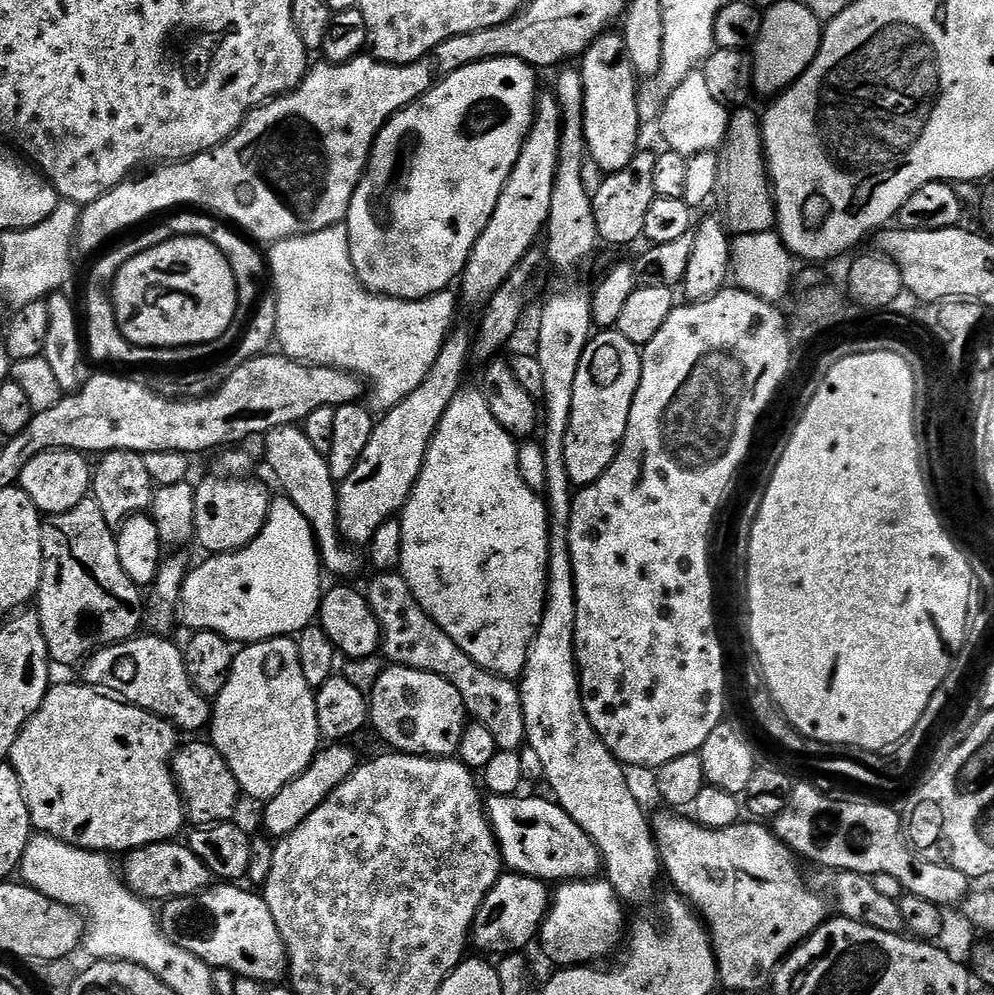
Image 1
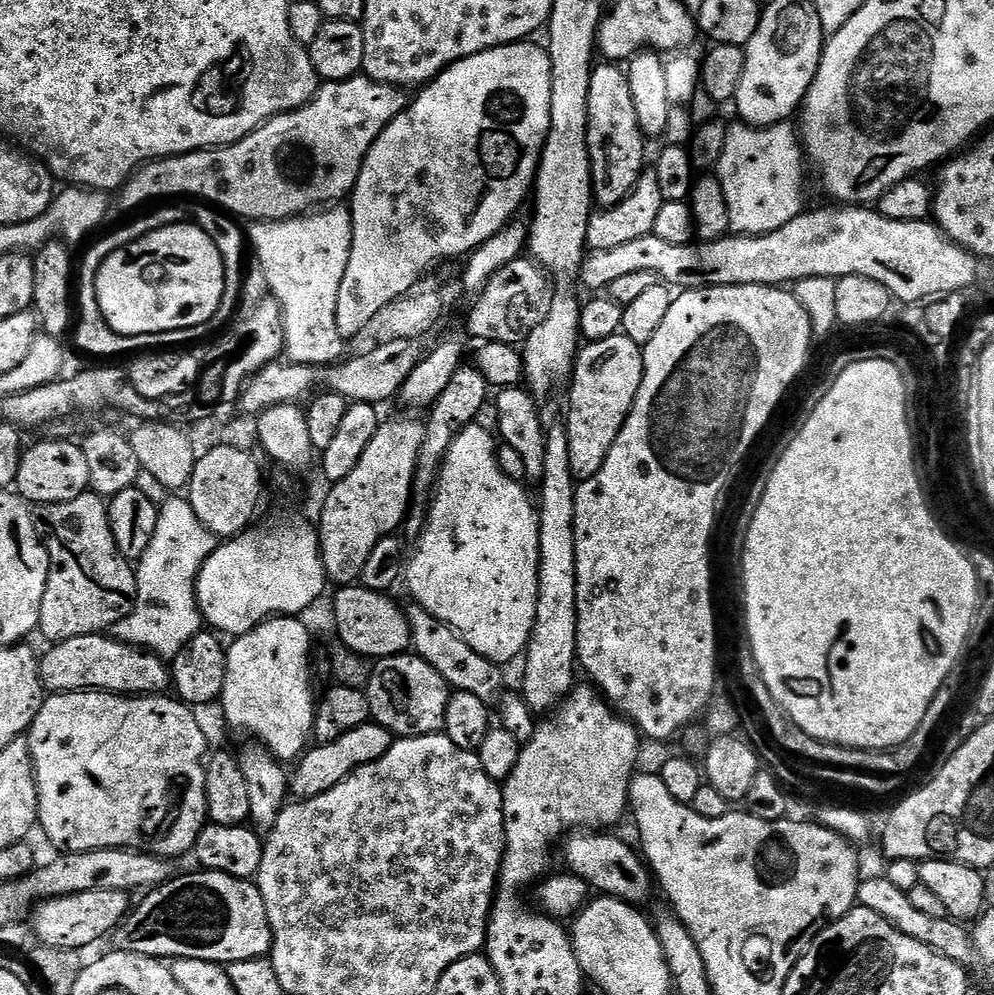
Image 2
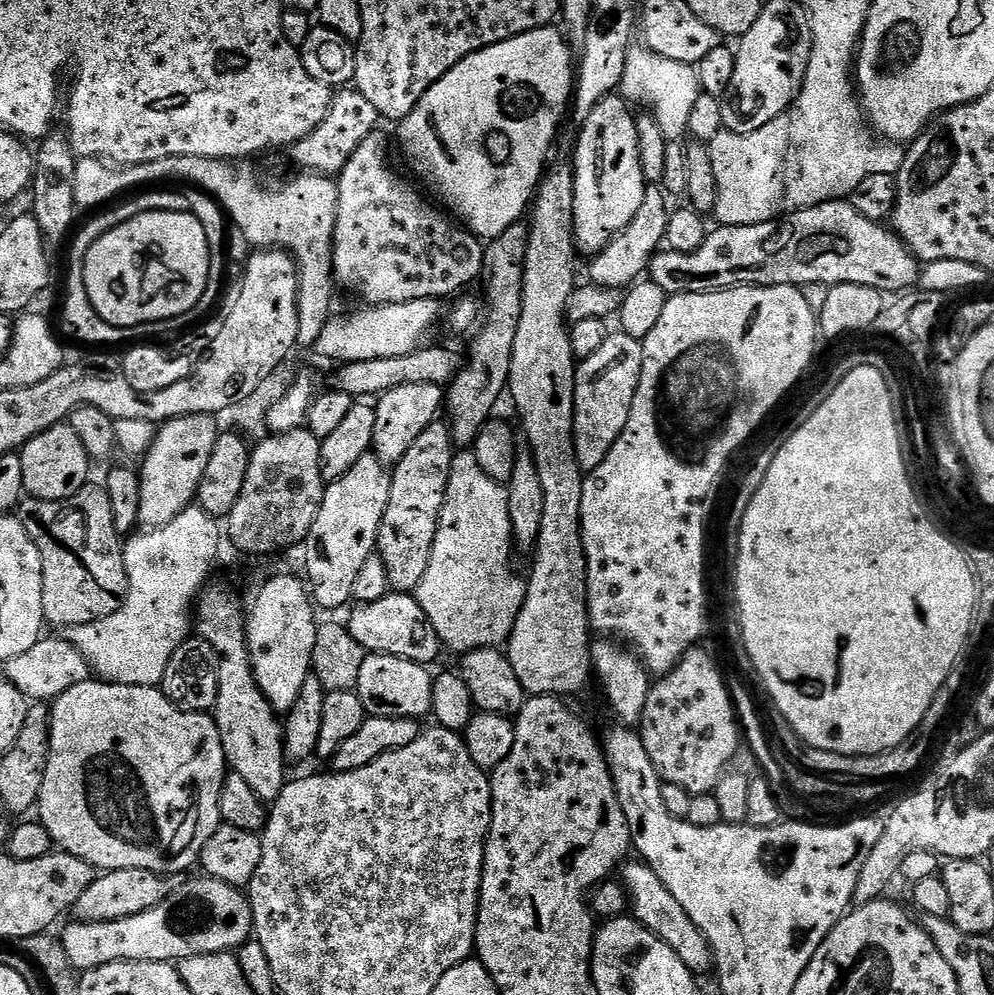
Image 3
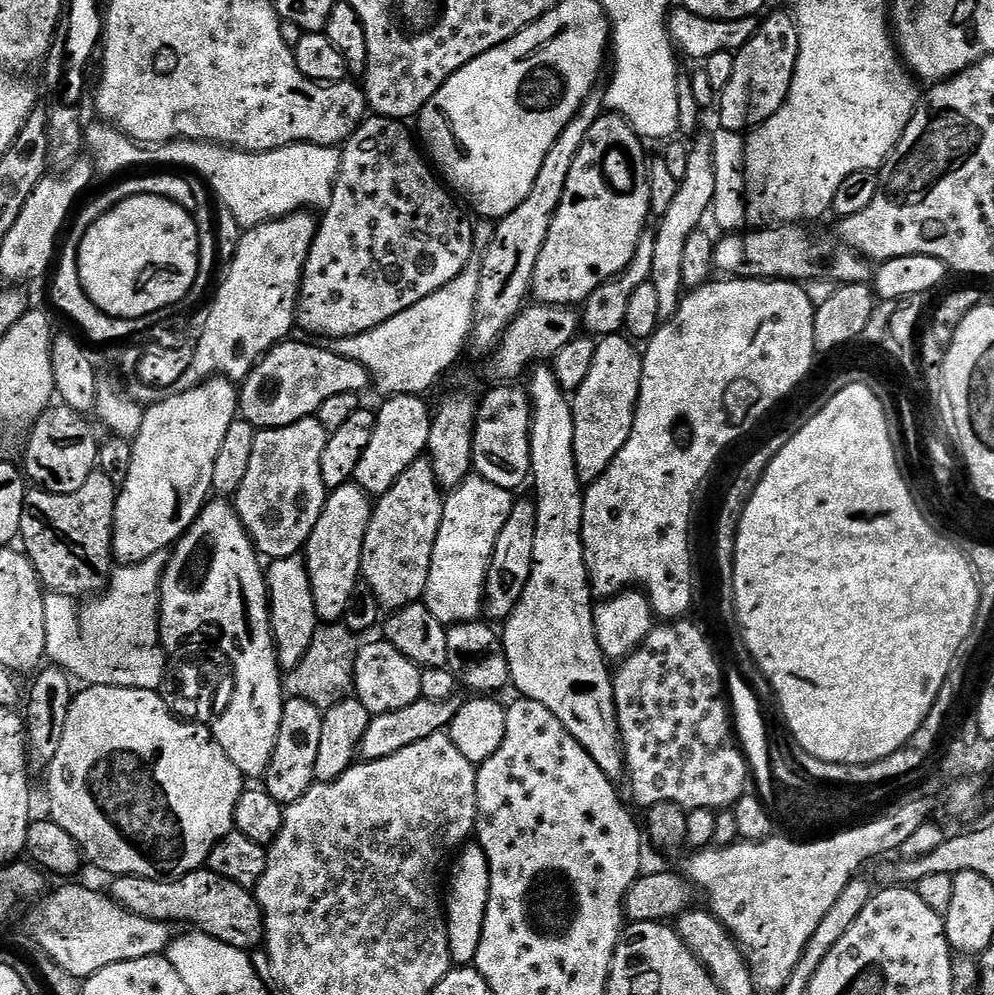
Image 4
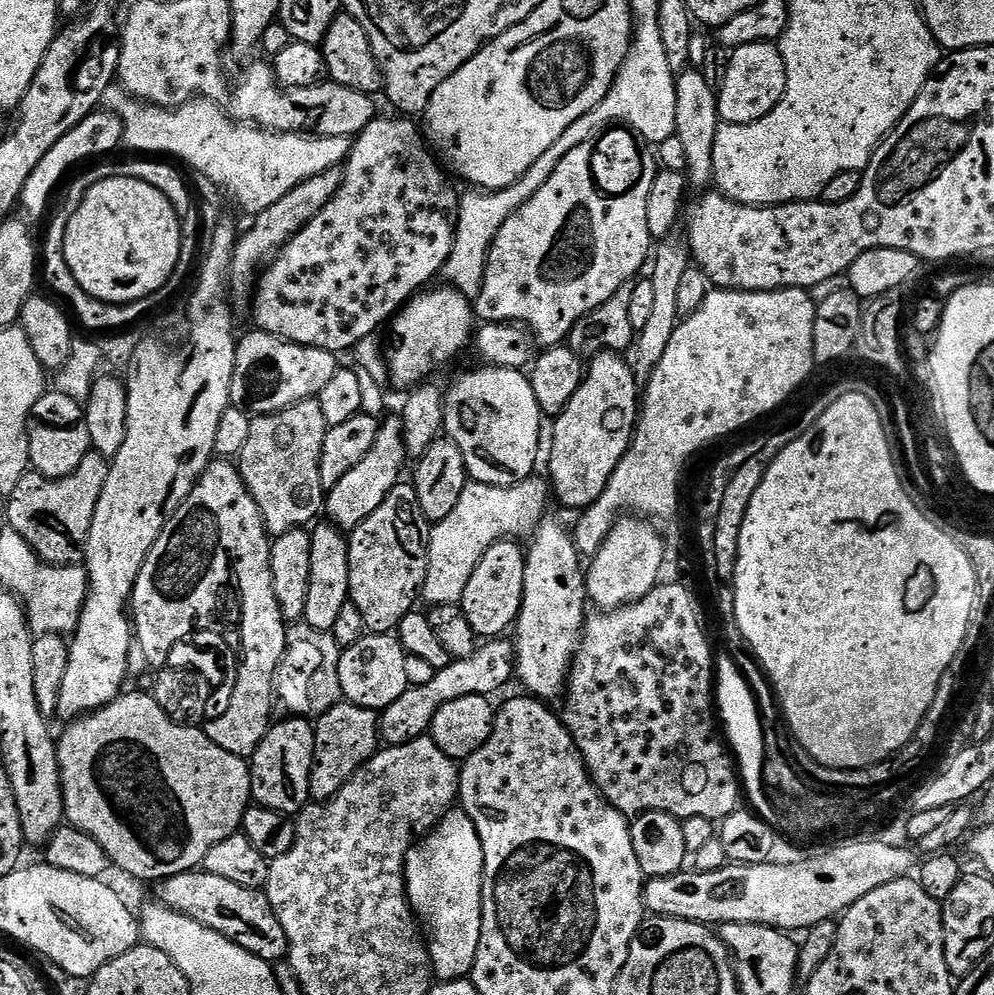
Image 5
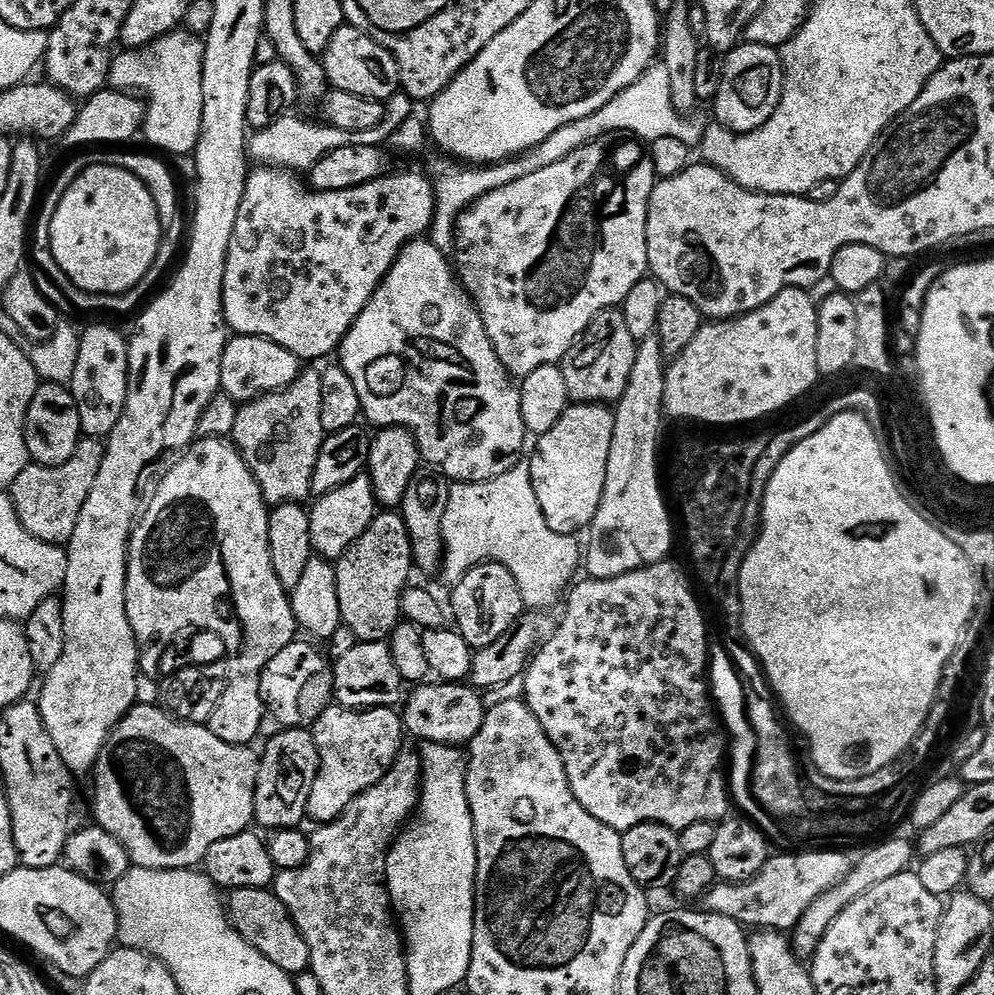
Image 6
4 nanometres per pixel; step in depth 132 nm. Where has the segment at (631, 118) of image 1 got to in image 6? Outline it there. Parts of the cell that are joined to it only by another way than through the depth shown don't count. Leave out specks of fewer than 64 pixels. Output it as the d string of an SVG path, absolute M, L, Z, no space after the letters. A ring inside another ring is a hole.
M613 134L582 146L582 150L574 150L570 158L554 162L554 166L546 166L534 174L526 174L526 178L518 178L518 182L510 182L510 186L502 186L502 190L492 190L490 194L475 200L460 215L454 229L454 253L457 254L454 264L458 269L458 280L476 304L486 326L486 334L509 376L523 378L534 374L538 366L560 364L565 354L576 345L580 335L590 326L590 322L594 322L598 314L623 305L626 294L630 294L630 290L634 290L634 286L638 286L638 282L649 275L646 222L657 179L649 145L631 134Z

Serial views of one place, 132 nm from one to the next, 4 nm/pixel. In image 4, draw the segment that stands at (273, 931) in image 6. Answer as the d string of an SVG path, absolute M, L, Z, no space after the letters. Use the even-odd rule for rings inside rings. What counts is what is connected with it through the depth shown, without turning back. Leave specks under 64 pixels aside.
M201 870L166 880L141 876L117 876L111 881L110 895L135 916L151 920L185 920L215 940L245 950L259 949L264 944L264 915L260 903L249 889L238 886L218 874Z

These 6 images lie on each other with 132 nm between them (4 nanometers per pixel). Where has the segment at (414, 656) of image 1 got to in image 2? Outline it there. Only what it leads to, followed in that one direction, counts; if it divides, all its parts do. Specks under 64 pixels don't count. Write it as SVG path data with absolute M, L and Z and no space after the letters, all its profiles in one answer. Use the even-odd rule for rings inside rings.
M411 603L405 609L405 616L411 628L413 651L423 658L428 665L434 667L438 674L451 689L472 693L486 702L495 701L503 691L501 667L491 660L482 658L465 640L443 620L434 618L425 608L417 603Z

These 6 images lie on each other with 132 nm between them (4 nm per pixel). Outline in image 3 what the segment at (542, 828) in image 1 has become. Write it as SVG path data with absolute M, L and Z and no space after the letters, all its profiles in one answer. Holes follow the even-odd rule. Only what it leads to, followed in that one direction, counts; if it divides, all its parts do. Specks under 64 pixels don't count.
M632 859L622 868L622 887L630 899L631 915L642 927L659 936L662 942L666 942L666 946L670 946L670 950L674 950L674 954L682 958L682 966L686 966L686 970L690 970L693 976L703 978L707 972L711 973L714 968L712 951L702 930L698 930L698 926L690 922L690 914L686 914L686 910L682 910L680 903L675 900L674 894L670 894L670 890L662 886L662 878L654 874L651 866L639 859Z

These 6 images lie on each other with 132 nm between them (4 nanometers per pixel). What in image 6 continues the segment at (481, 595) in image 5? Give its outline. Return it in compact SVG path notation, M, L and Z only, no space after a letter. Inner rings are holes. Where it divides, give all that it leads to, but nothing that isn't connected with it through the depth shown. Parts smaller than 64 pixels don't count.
M479 564L469 570L459 582L451 589L452 592L452 610L450 606L450 616L456 619L454 623L455 631L462 634L462 638L466 638L466 642L474 650L481 648L489 648L494 646L494 642L498 642L498 638L502 638L502 634L506 634L506 630L510 630L510 626L514 626L514 622L520 616L525 615L526 596L520 591L518 582L514 578L514 574L506 566L501 564Z

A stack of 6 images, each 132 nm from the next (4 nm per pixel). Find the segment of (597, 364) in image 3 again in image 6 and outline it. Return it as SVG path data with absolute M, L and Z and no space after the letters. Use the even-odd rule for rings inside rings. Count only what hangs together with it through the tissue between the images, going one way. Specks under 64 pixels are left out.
M573 403L551 430L535 441L536 453L530 459L534 490L550 528L558 534L576 536L598 514L602 490L606 490L606 464L610 462L615 422L616 413L609 405Z

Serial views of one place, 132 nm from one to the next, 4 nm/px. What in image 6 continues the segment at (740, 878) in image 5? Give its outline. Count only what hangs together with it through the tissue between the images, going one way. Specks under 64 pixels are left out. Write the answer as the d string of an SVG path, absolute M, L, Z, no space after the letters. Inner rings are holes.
M800 850L792 854L796 856L773 855L764 863L757 876L751 876L741 884L717 883L702 898L703 907L714 914L737 920L748 930L791 933L798 926L802 914L814 906L818 897L843 882L854 867L854 860L843 856L840 853L843 851L816 851L820 850Z

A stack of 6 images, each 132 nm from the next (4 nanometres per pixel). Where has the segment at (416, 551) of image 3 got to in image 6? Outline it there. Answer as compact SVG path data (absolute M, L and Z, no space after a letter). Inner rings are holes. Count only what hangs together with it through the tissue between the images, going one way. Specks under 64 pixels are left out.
M396 510L377 511L362 538L335 565L340 622L354 630L357 641L366 644L387 641L401 623L403 594L410 587L408 579L414 573L412 539L403 515Z

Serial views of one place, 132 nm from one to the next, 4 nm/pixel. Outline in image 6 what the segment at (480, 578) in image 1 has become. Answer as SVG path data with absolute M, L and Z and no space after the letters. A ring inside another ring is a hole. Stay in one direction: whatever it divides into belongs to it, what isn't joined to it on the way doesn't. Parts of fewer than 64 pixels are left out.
M524 462L516 464L510 470L506 470L506 474L493 480L483 480L477 484L453 483L450 506L446 506L442 530L444 531L442 577L444 576L448 586L455 586L474 566L489 562L501 564L514 574L520 591L526 594L529 601L540 600L542 607L552 608L556 603L557 605L561 603L566 589L573 583L572 575L575 574L576 567L579 564L581 567L582 564L581 541L579 544L576 536L563 536L558 534L558 530L550 528L550 522L546 520L546 514L542 512L538 494L534 490L531 467Z

